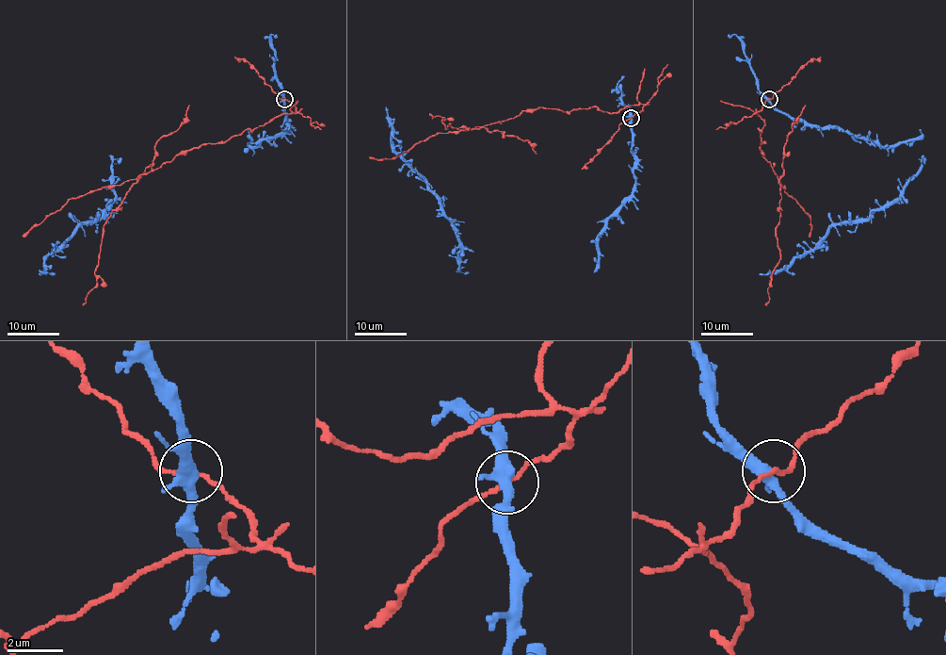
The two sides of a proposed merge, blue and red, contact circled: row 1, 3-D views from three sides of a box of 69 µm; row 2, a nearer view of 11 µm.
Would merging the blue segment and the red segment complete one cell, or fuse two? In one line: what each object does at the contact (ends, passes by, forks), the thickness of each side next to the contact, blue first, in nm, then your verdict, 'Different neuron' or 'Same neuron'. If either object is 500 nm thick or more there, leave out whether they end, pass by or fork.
At the ring blue passes by. At the ring red passes by. Thickness 420 nm (blue) against 130 nm. Different neuron

